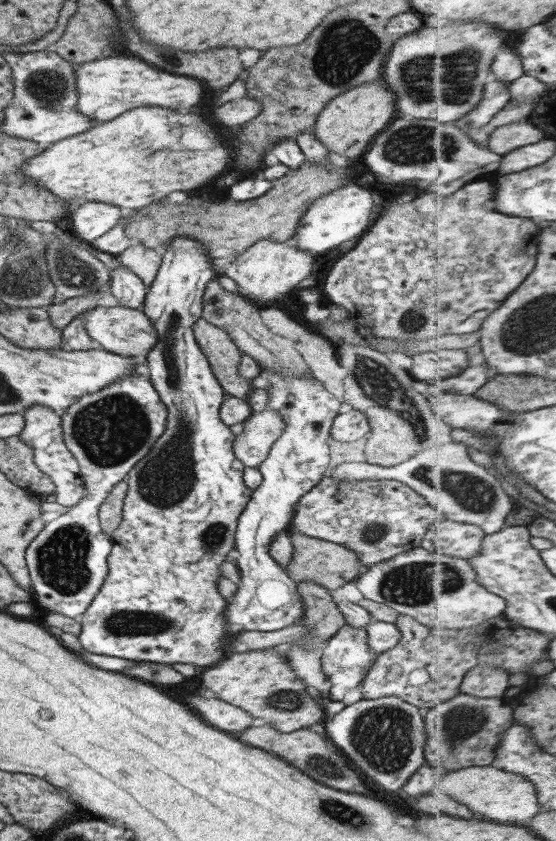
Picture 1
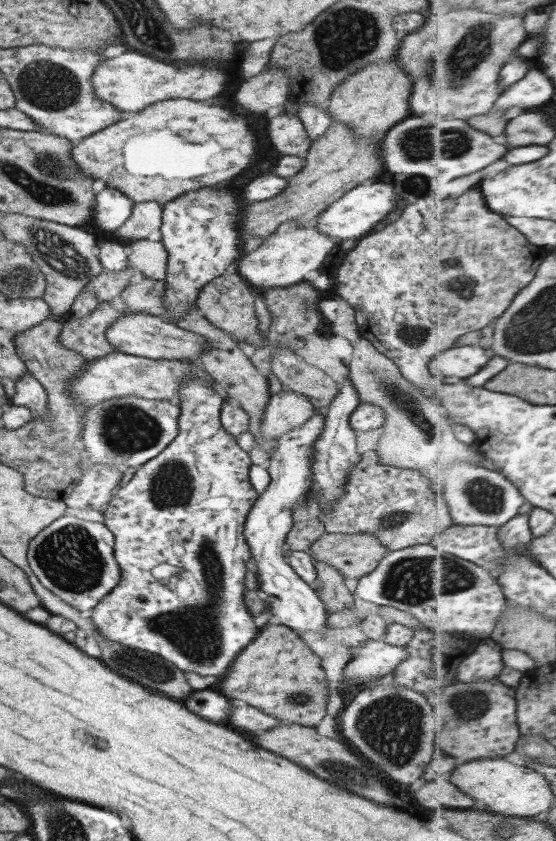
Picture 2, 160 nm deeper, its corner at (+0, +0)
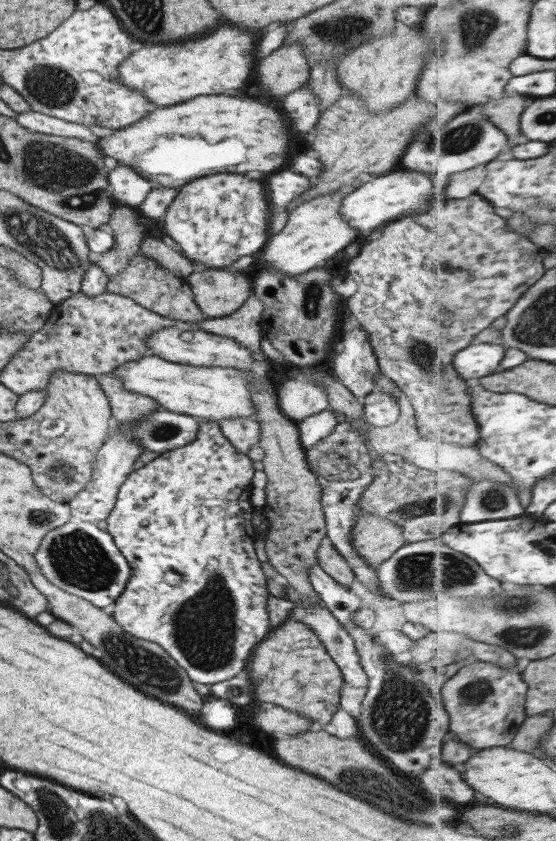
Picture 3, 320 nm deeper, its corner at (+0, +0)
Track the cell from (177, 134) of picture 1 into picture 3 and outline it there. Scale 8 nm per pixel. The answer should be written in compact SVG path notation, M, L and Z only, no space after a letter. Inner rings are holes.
M195 96L165 107L156 107L133 124L115 129L109 136L98 137L96 147L104 154L134 168L137 176L149 180L151 188L176 188L197 178L226 172L259 176L277 171L287 160L291 134L287 130L287 120L281 112L269 104L255 98L239 96Z

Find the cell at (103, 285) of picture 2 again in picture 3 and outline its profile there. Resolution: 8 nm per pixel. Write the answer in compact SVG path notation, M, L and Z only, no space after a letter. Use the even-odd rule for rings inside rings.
M116 206L106 225L113 236L113 248L105 254L96 256L101 270L109 280L114 274L121 272L126 262L138 253L139 245L145 237L145 229L141 224L142 218L136 208Z

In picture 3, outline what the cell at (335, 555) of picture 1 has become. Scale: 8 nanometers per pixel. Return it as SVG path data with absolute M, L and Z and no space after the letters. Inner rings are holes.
M369 513L359 514L356 517L355 524L350 532L350 539L356 548L357 554L361 558L364 558L370 567L373 564L379 564L387 560L387 558L405 543L402 532L397 525L386 518Z

